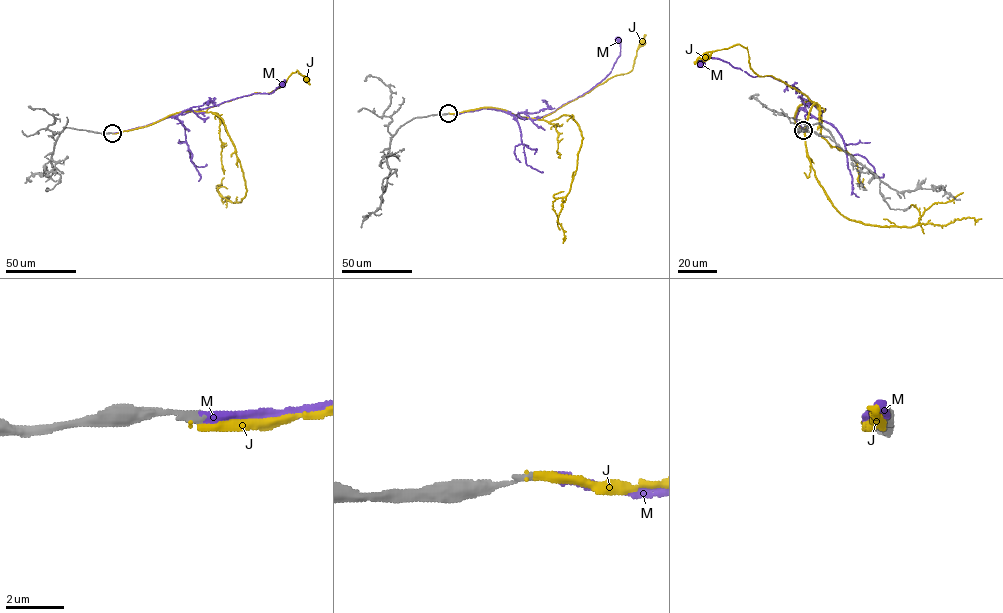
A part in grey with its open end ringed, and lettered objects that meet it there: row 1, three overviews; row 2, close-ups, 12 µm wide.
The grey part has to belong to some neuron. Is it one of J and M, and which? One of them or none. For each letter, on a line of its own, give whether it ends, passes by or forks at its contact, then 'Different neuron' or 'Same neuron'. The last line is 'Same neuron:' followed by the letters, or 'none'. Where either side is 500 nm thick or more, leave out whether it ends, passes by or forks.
J: It ends there. Different neuron
M: It ends there. Same neuron
Same neuron: M

